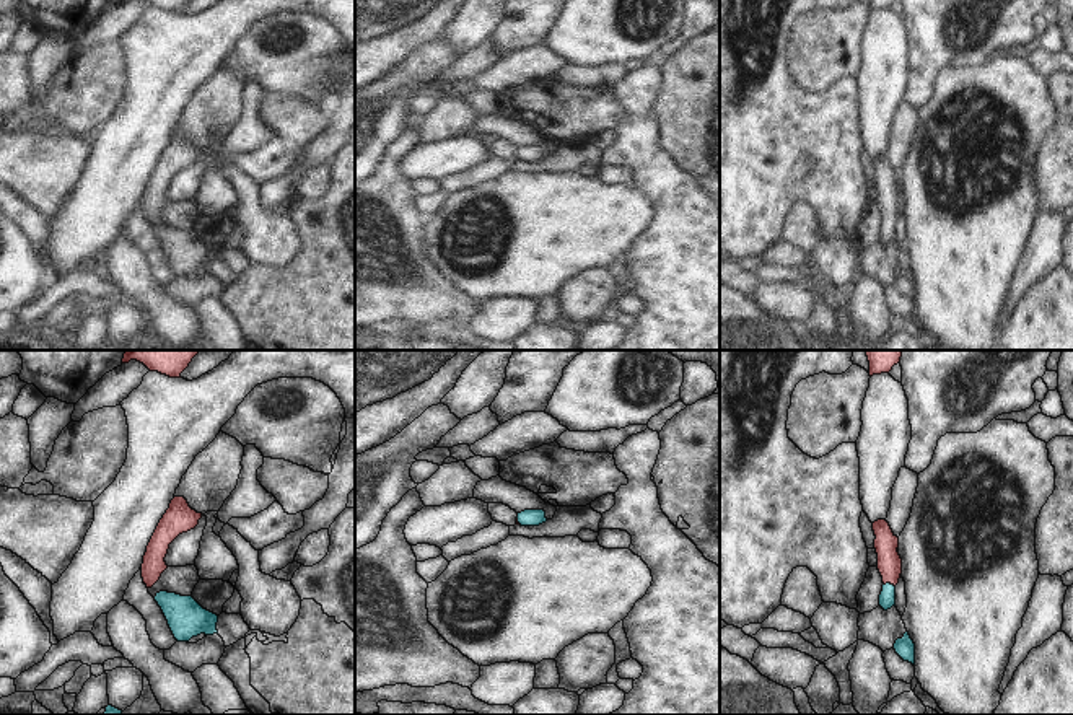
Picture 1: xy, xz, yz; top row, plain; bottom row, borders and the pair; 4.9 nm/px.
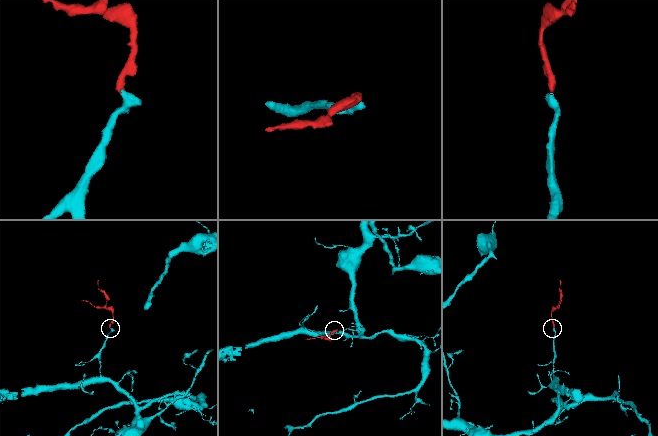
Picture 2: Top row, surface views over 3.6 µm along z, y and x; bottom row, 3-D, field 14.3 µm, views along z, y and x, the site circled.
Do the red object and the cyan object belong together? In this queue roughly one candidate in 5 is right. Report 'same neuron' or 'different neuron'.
same neuron

